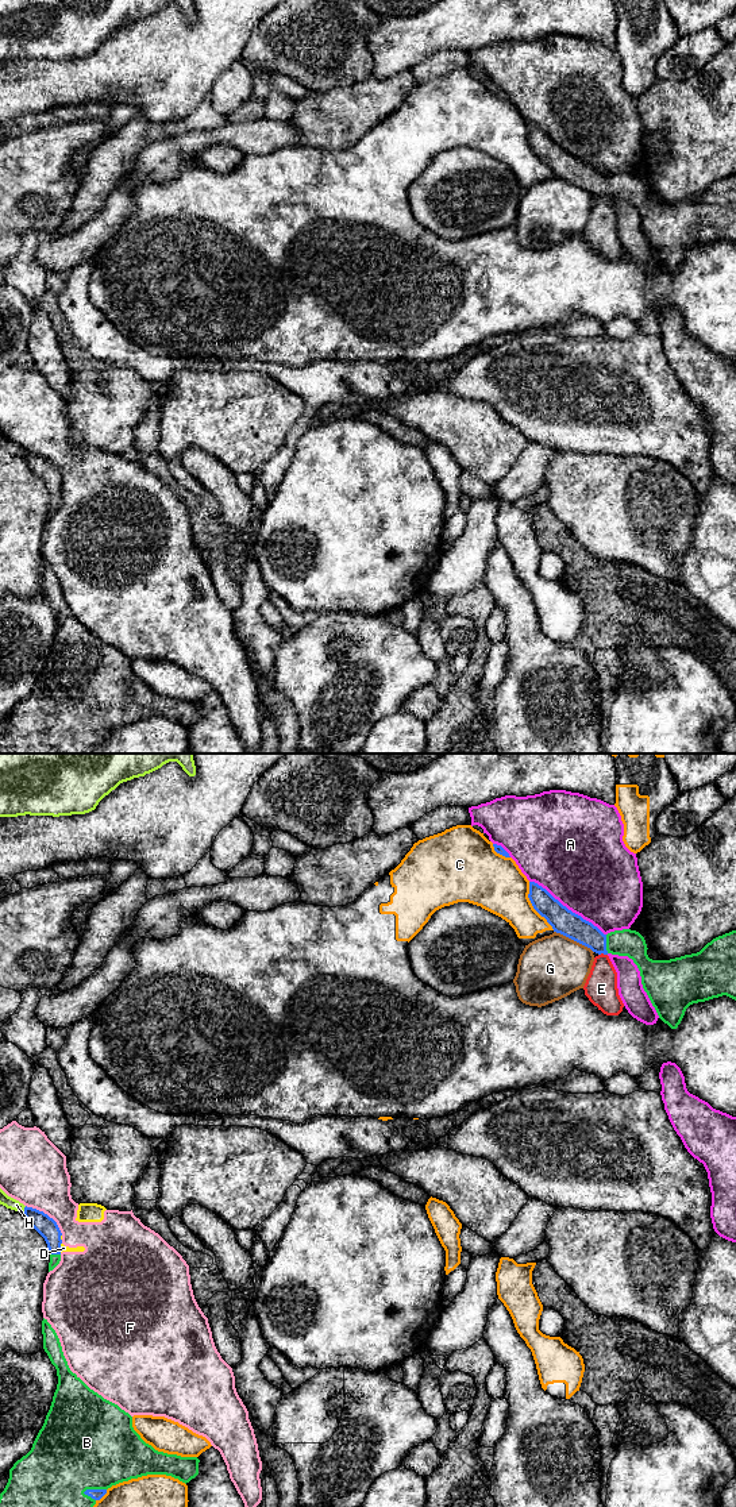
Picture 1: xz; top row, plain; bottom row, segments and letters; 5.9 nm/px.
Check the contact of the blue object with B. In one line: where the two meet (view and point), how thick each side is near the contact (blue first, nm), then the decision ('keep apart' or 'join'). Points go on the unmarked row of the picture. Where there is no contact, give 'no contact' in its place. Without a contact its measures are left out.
xz (605, 188) | 150/160 nm | join

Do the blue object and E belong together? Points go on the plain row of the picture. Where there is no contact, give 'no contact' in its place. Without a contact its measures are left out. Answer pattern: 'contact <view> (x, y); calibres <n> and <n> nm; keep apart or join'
contact xz (602, 196); calibres 150 and 190 nm; keep apart

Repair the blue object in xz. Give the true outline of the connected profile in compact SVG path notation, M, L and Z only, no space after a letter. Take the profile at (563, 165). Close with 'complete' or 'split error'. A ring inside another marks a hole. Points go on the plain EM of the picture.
M529 126L528 142L554 176L598 199L612 197L632 203L659 262L671 273L678 271L686 253L693 247L722 239L736 244L736 174L713 182L697 197L652 204L639 176L623 173L604 178L535 126Z | split error

